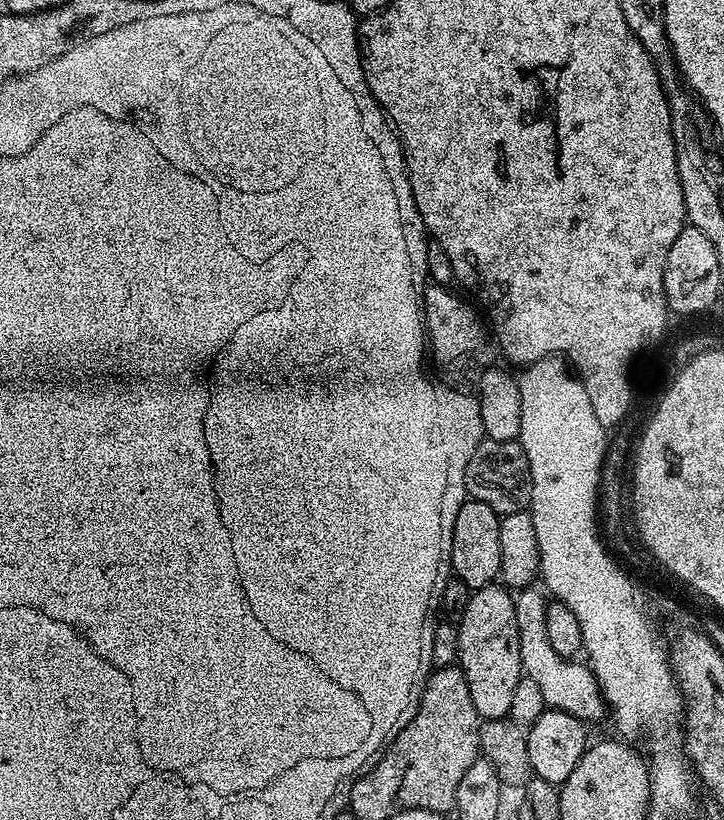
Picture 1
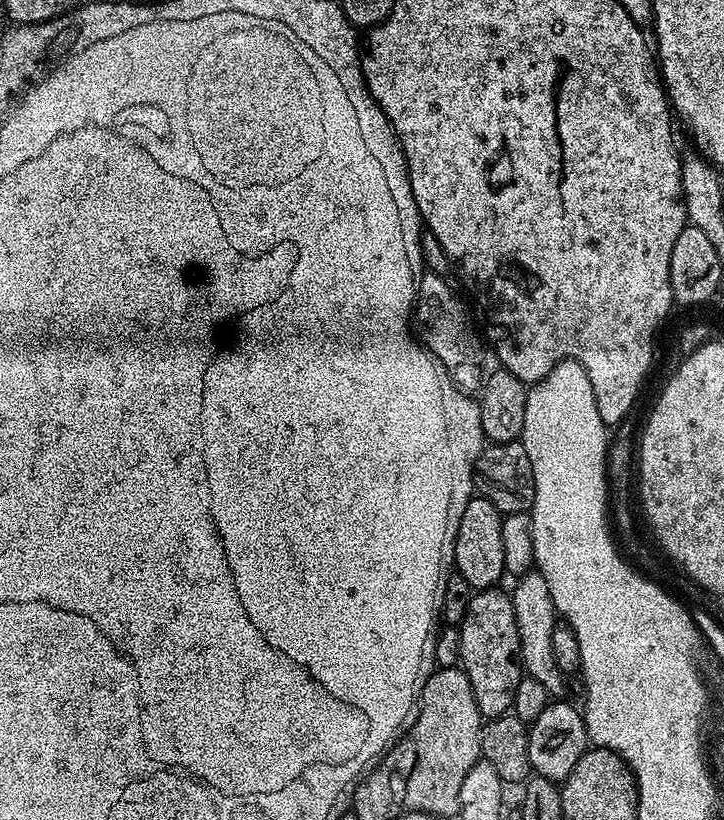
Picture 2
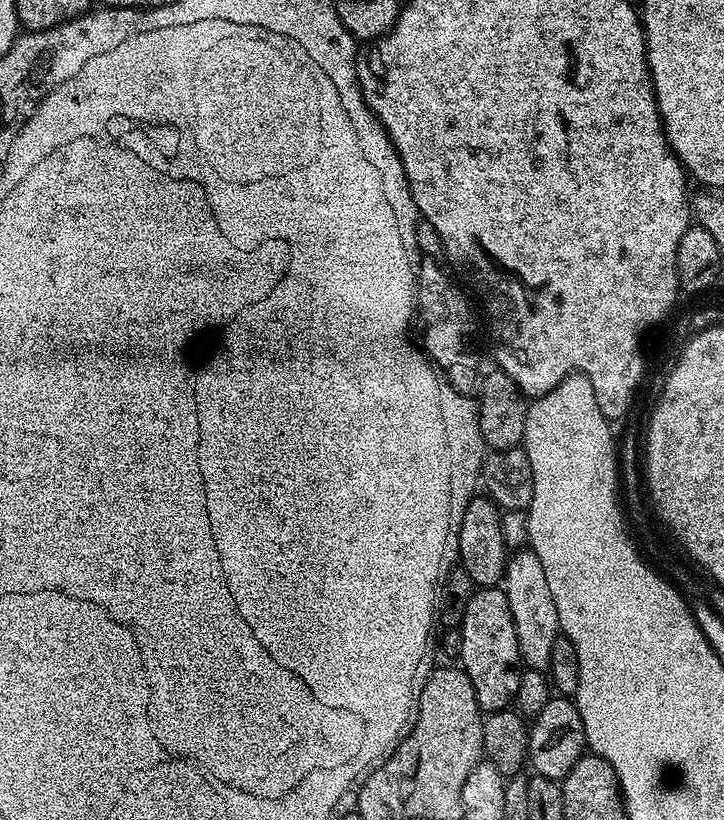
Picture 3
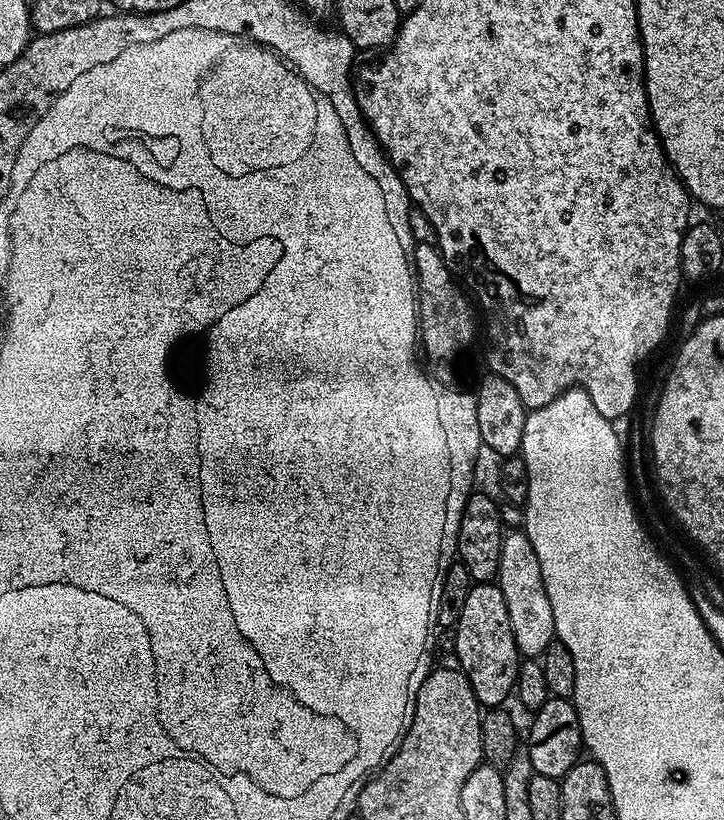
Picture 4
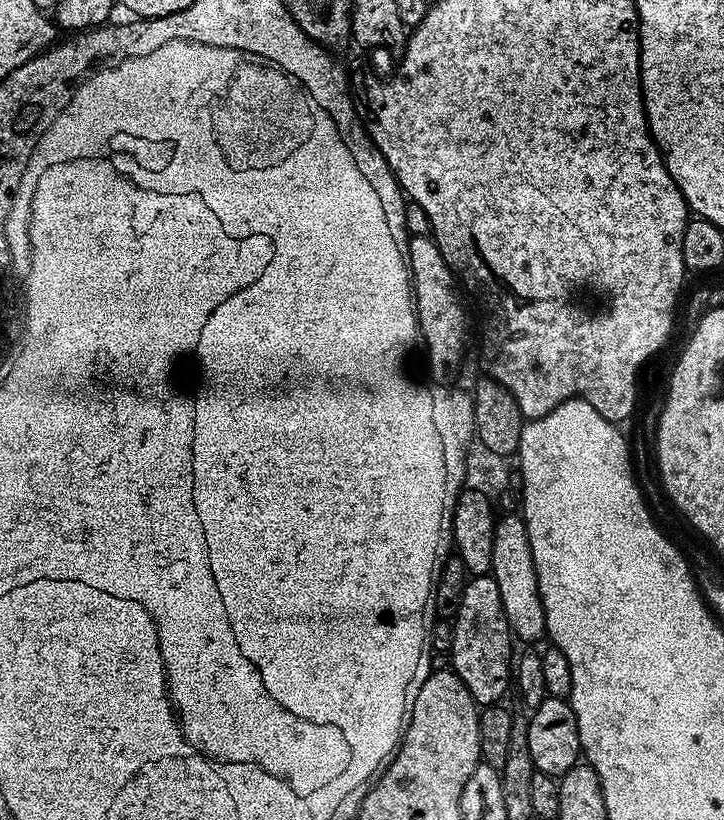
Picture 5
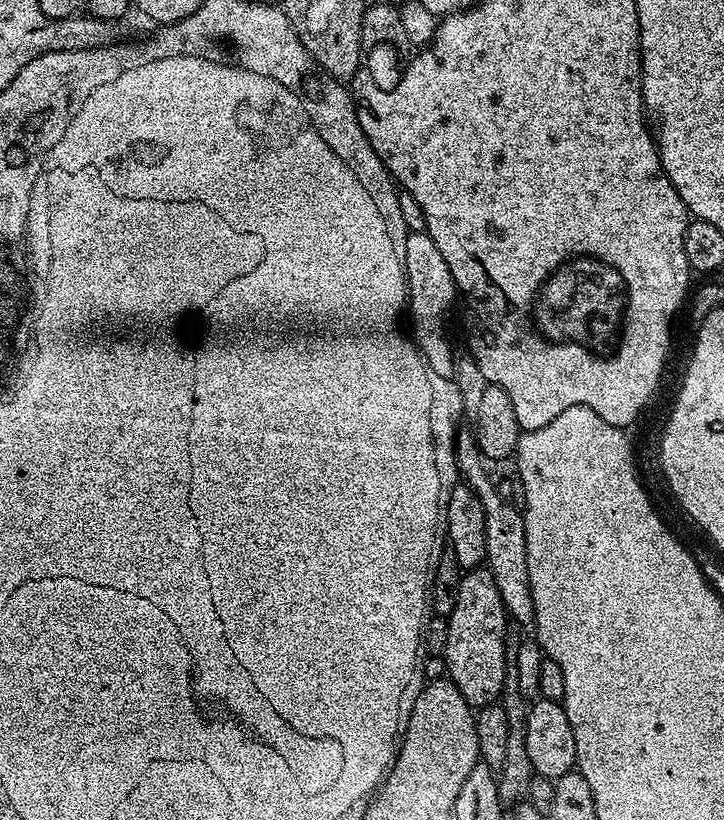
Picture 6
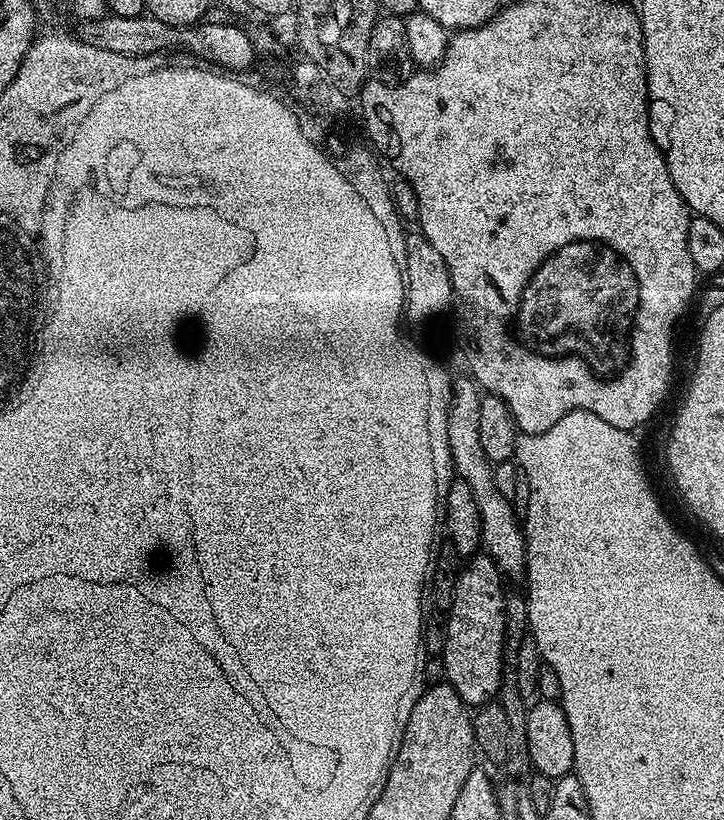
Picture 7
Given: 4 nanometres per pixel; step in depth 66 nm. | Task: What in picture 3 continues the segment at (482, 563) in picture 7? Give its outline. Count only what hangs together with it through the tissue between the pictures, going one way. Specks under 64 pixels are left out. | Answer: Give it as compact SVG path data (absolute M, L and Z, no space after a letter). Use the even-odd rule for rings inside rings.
M477 587L473 591L459 632L458 664L470 678L481 709L485 713L505 711L513 703L512 694L518 690L522 661L518 650L518 634L514 630L514 618L510 614L510 602L503 587Z

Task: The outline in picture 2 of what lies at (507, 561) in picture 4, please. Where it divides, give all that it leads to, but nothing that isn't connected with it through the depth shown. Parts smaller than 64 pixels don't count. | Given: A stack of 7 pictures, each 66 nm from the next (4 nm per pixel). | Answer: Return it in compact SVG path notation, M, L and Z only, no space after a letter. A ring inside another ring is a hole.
M529 570L515 582L516 589L511 589L514 618L518 622L518 638L520 639L520 659L527 675L533 676L550 694L556 694L564 688L565 673L554 662L554 646L552 632L558 623L557 613L552 606L552 599L546 590L546 578L542 578L539 570Z

